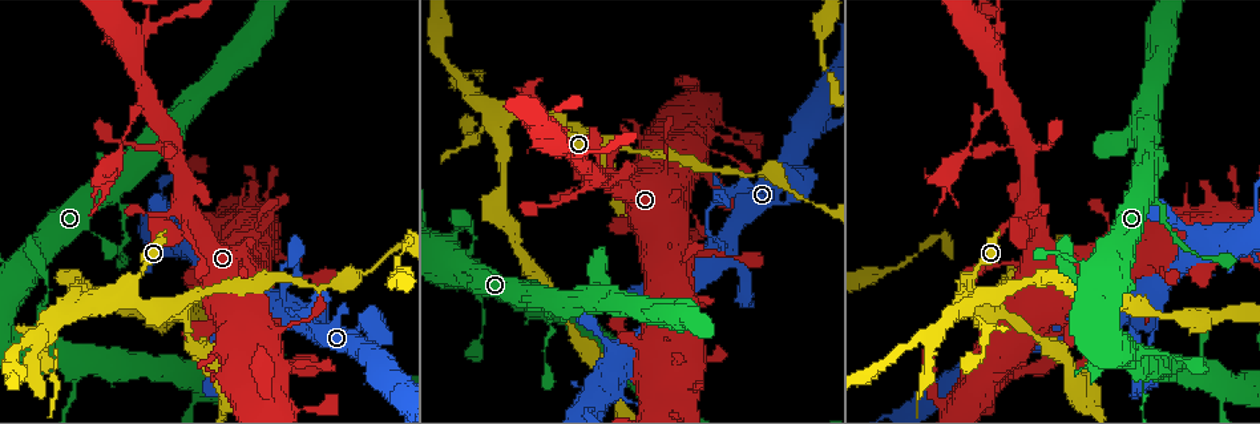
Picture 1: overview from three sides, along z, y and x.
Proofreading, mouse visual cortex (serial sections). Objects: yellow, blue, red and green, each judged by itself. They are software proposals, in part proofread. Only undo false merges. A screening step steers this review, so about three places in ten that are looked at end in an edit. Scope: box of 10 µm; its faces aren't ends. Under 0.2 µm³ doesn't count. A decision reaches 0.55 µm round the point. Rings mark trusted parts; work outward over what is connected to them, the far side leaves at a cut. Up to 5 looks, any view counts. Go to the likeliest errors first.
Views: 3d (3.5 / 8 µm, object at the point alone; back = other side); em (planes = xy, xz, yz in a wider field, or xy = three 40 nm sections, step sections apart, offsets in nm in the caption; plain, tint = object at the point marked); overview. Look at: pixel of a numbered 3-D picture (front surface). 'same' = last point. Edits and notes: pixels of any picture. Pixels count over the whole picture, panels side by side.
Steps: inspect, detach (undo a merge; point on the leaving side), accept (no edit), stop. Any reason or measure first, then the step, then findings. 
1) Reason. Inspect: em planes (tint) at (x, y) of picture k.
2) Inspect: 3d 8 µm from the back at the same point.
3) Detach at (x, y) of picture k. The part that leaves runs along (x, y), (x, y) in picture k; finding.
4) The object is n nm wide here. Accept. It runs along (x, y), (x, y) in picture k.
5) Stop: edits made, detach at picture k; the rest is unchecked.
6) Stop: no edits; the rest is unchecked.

Branch point. Inspect: 3d 3.5 µm at (962, 307) of picture 1.

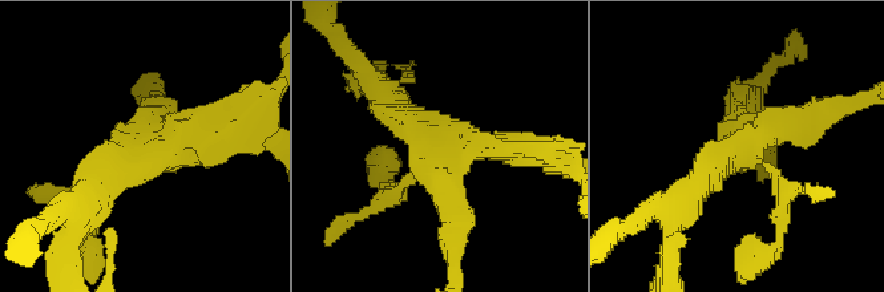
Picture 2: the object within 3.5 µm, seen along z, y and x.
Shape alone is not enough. Inspect: em xy step 5 (plain) at (164, 143) of picture 2.

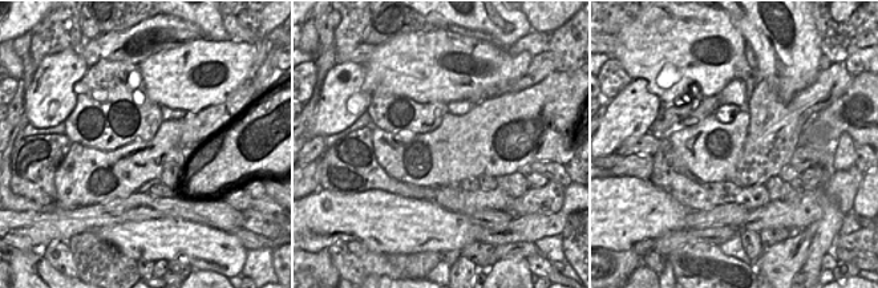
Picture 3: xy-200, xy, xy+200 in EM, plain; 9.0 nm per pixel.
With the object marked. Inspect: em xy step 5 (tint) at the same point.

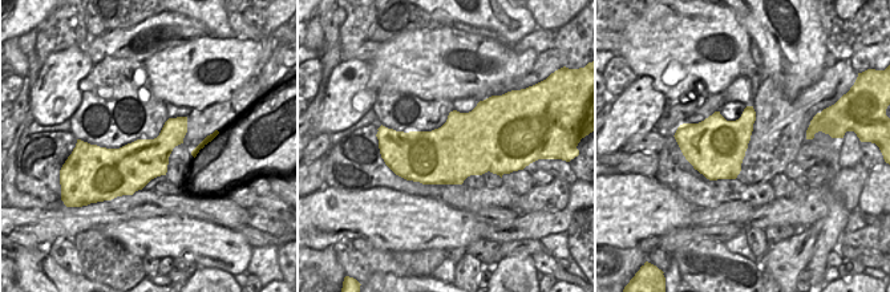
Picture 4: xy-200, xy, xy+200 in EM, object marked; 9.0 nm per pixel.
Accept. It runs along (541, 157), (460, 149), (439, 166), (456, 218) in picture 2; all the same cell.

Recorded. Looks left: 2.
Branch point. Inspect: 3d 3.5 µm at (601, 145) of picture 1.

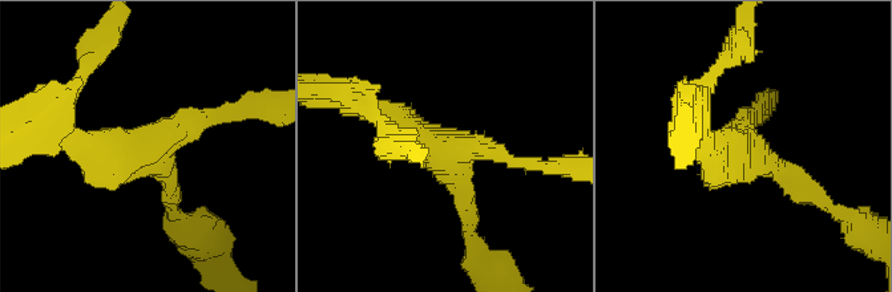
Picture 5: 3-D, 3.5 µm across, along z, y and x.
3 arms meet here; the arms are 250, 250, 300 nm wide. Inspect: em xy step 1 (tint) at (146, 151) of picture 5.

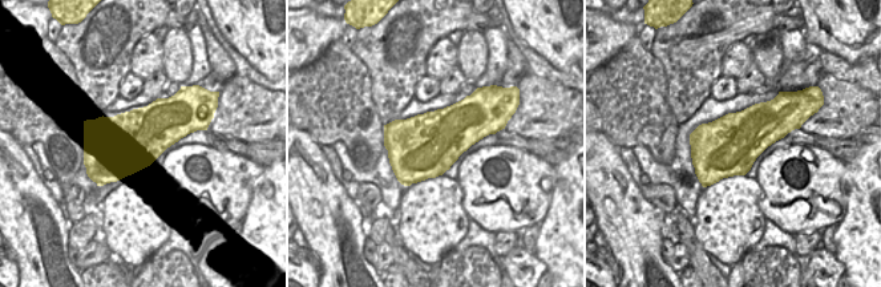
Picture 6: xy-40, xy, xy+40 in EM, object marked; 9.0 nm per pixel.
The object is 600 nm wide here. Accept. It runs along (370, 108), (443, 149), (468, 217) in picture 5; all the same cell.

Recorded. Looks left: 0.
Stop: no edits; the rest is unchecked.

